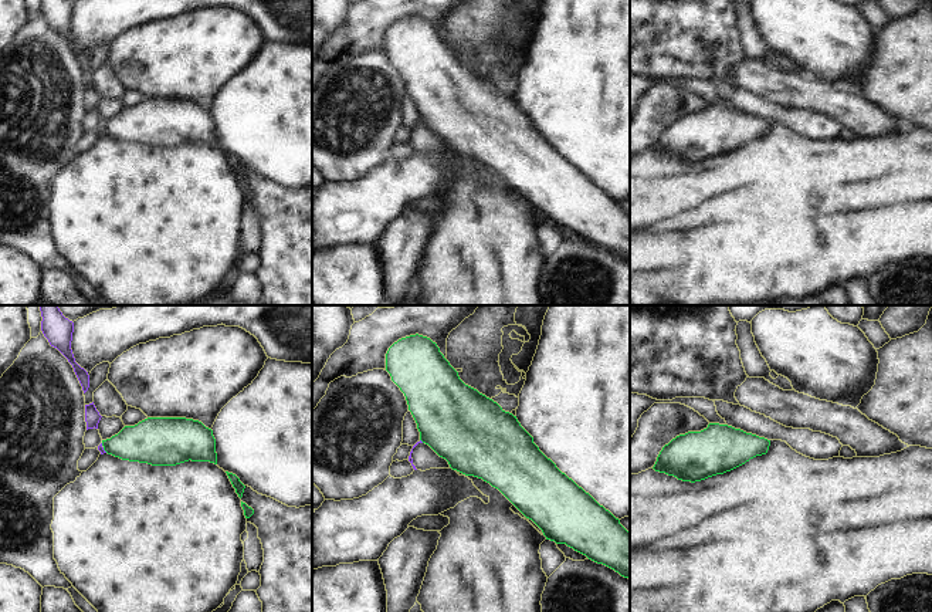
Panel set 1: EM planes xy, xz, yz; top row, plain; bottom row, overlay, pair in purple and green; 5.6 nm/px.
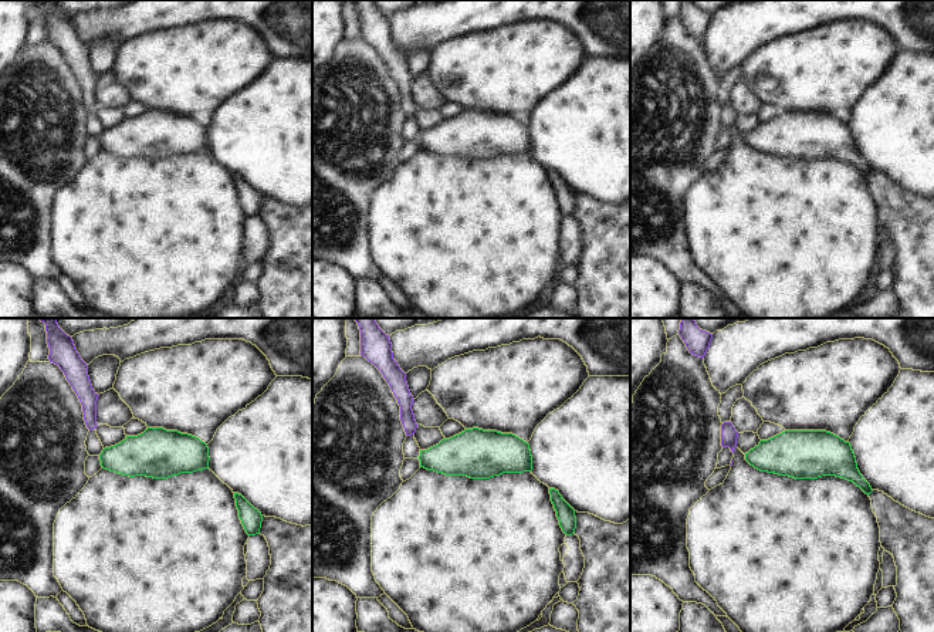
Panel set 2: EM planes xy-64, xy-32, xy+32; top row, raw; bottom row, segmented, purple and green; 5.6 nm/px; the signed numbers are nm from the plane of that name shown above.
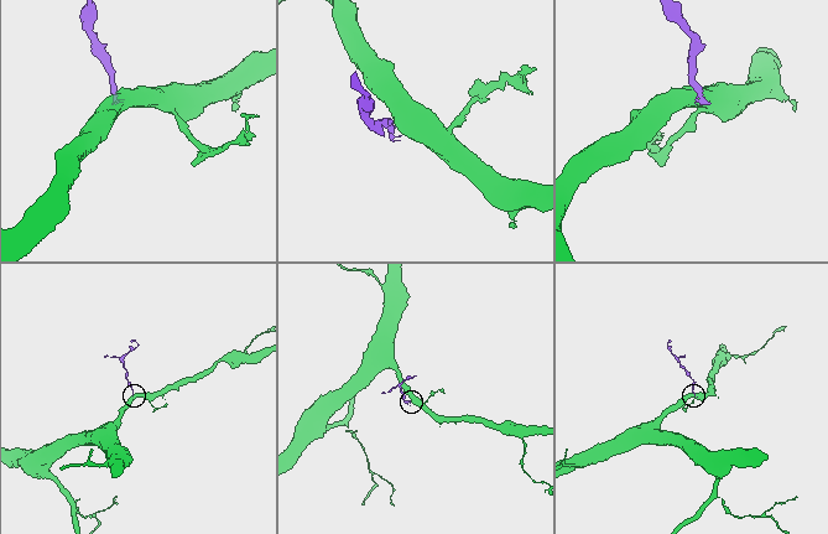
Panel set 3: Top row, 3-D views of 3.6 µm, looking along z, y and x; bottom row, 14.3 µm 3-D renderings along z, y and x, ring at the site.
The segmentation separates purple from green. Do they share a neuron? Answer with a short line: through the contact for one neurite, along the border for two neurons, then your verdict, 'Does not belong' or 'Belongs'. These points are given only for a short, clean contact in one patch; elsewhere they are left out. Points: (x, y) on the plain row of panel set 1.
Line: xy (102, 129), (107, 134). Does not belong.

